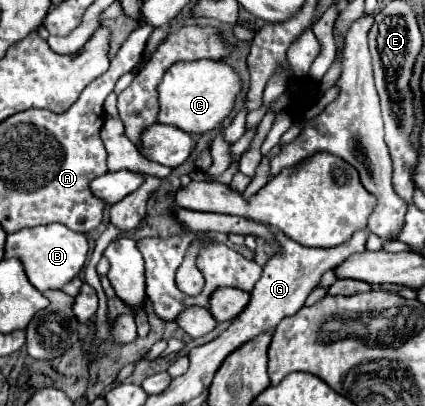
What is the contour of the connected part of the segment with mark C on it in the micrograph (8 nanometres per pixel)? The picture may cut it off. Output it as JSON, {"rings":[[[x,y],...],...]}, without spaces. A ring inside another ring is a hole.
{"rings":[[[208,59],[192,63],[176,63],[164,73],[162,83],[158,85],[160,93],[158,121],[176,125],[190,135],[202,135],[222,125],[222,121],[230,115],[240,91],[242,81],[228,63]]]}

